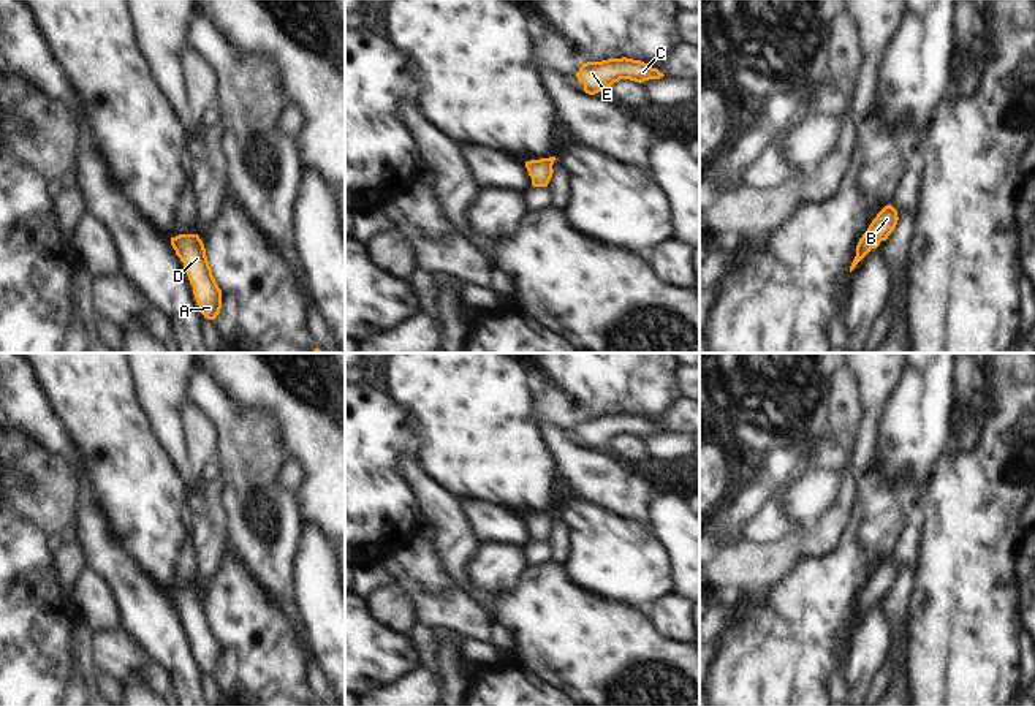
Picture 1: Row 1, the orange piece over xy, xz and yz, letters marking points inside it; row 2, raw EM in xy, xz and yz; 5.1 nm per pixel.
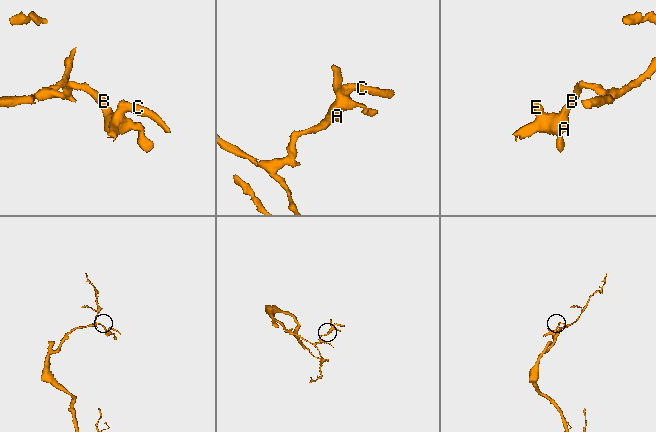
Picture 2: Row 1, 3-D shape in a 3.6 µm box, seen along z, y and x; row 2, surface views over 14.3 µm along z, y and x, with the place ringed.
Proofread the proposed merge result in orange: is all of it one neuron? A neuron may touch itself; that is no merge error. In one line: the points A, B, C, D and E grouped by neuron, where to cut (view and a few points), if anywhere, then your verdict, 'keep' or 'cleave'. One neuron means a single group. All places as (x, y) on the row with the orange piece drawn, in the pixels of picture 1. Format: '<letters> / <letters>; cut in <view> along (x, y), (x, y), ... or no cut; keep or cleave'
A B C D E; no cut; keep

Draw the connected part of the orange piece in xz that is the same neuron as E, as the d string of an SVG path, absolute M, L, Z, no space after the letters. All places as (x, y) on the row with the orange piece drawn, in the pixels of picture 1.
M627 57L587 62L582 63L576 73L578 81L584 84L584 92L589 95L595 95L620 79L630 79L641 84L663 76L663 73L652 68L649 63Z

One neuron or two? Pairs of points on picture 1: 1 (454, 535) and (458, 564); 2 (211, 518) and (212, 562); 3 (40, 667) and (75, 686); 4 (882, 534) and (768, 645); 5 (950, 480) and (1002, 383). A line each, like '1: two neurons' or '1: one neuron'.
1: one neuron
2: one neuron
3: two neurons
4: one neuron
5: one neuron

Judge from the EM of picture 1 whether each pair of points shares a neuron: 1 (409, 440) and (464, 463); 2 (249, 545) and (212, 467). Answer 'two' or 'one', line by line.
1: two
2: two

